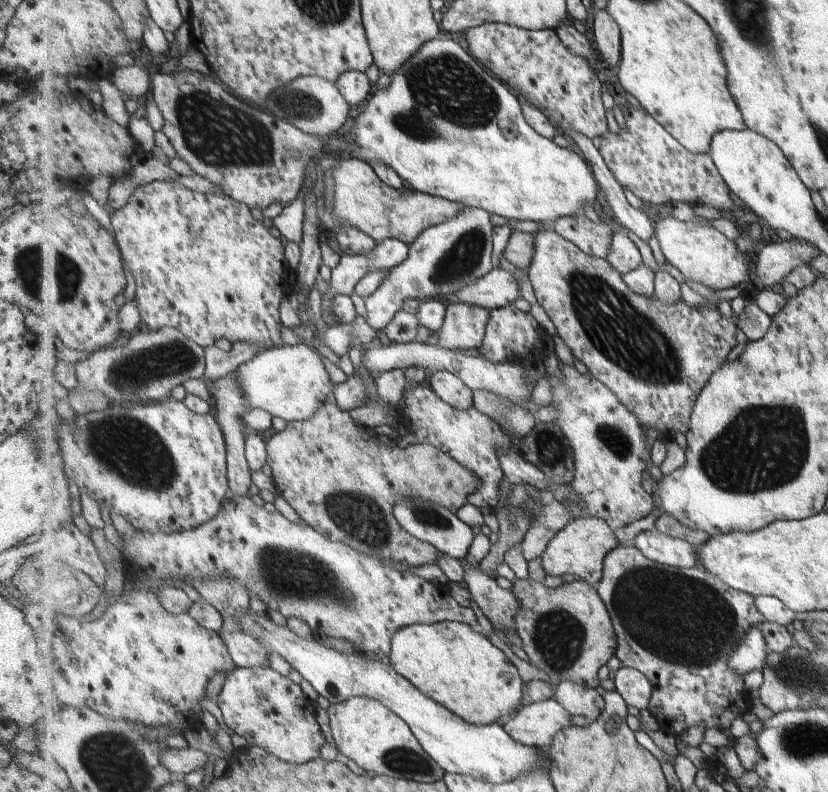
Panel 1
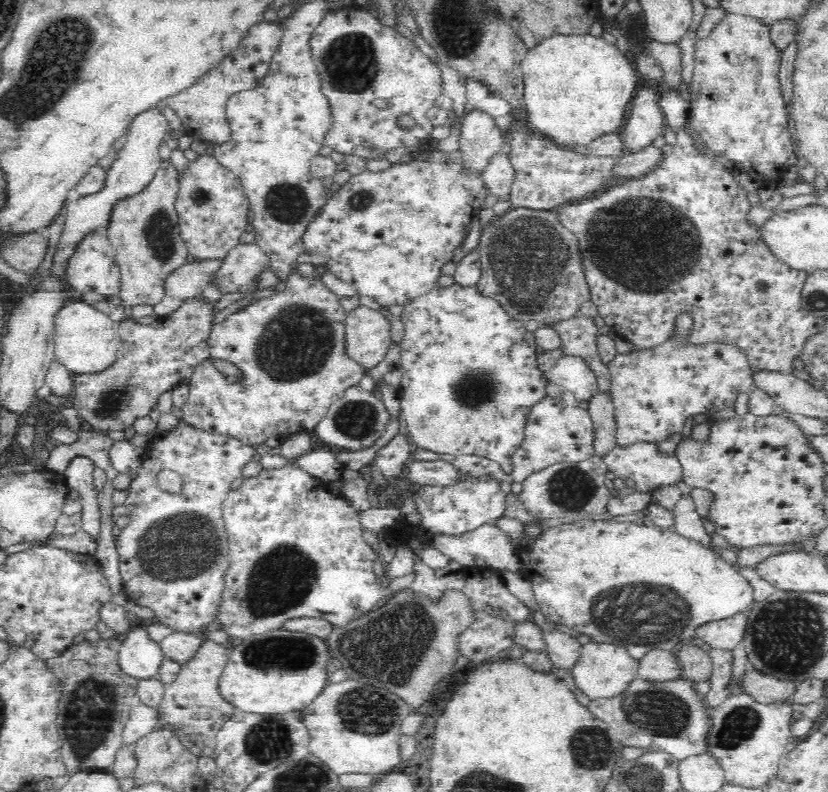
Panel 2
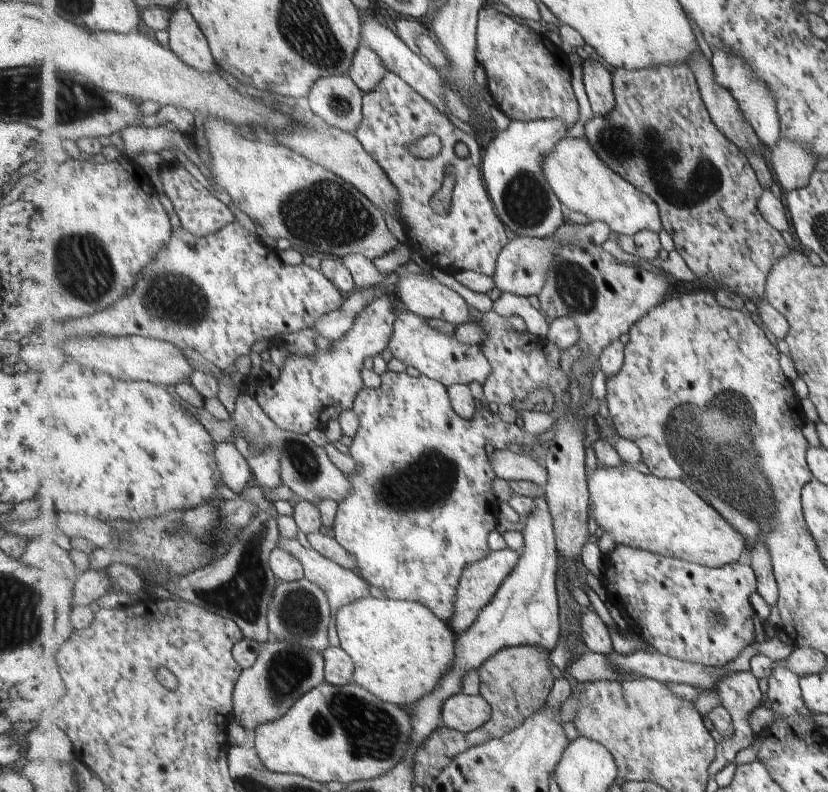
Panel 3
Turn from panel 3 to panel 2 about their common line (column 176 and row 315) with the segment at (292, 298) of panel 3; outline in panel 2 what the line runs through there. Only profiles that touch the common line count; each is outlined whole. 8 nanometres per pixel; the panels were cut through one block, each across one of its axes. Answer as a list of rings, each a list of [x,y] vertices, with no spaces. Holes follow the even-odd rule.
[[[294,268],[287,276],[285,280],[285,288],[282,291],[278,291],[269,297],[262,297],[257,301],[254,301],[251,305],[244,307],[235,313],[232,313],[226,317],[220,324],[213,324],[211,332],[208,337],[209,345],[209,358],[203,360],[200,364],[195,366],[194,372],[186,380],[186,385],[189,390],[189,397],[186,404],[182,406],[183,411],[182,420],[186,421],[192,426],[204,429],[205,431],[211,433],[220,433],[221,435],[226,435],[242,442],[255,445],[259,448],[264,446],[264,442],[269,438],[274,436],[284,438],[289,435],[295,435],[299,432],[309,432],[314,428],[317,422],[326,414],[328,407],[339,398],[344,396],[344,392],[348,388],[359,386],[360,378],[367,373],[367,368],[364,365],[356,362],[353,358],[348,356],[345,349],[345,328],[342,328],[342,320],[345,320],[345,310],[339,303],[339,296],[330,291],[326,285],[321,281],[319,276],[310,275],[302,276],[298,273],[296,268]],[[210,358],[220,358],[222,360],[228,360],[232,362],[238,370],[240,370],[243,379],[232,383],[224,373],[218,371],[218,368],[210,361]]]

